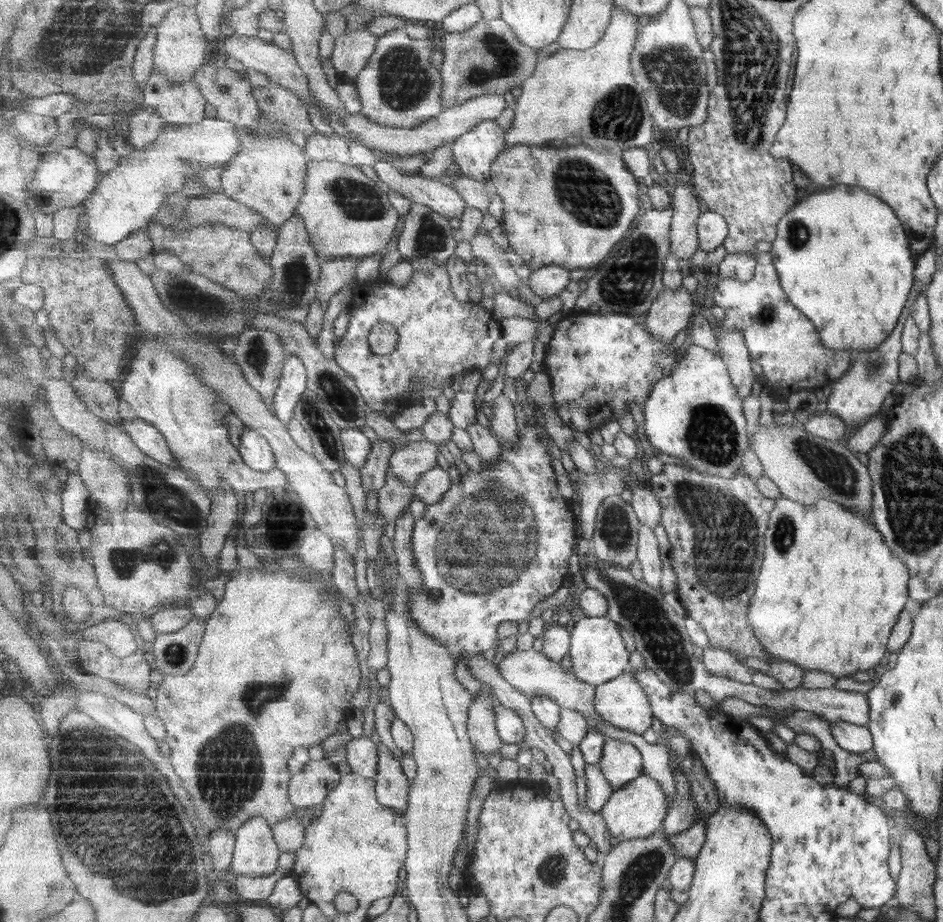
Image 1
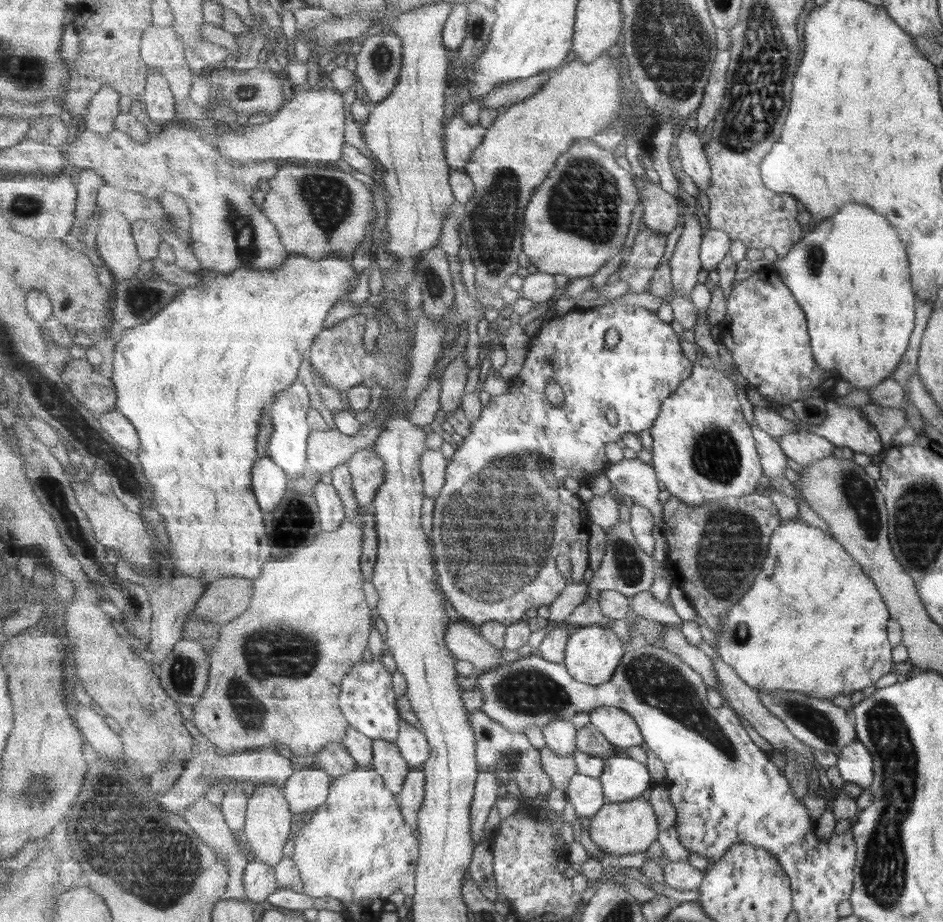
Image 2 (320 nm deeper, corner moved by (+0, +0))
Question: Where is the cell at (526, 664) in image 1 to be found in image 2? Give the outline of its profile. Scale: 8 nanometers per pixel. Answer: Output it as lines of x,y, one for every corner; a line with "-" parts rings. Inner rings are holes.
464,621
449,623
446,643
455,658
473,664
475,673
484,673
505,663
501,659
503,652
485,639
477,627

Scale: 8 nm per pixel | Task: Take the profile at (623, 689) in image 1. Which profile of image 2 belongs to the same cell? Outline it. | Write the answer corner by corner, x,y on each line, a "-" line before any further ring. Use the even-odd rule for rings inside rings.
601,706
589,714
591,722
611,741
618,752
644,741
637,721
626,710
613,706

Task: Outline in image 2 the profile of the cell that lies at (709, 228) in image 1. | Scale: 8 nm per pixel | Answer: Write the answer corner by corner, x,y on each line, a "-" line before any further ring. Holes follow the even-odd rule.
709,229
702,238
700,259
702,269
706,272
715,271
717,264
721,264
731,250
732,238
724,230

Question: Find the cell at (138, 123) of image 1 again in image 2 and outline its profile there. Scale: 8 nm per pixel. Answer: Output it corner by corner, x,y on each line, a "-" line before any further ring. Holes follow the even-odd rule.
148,71
147,94
143,100
146,113
155,124
169,128
177,121
176,96
171,92
167,79
159,71

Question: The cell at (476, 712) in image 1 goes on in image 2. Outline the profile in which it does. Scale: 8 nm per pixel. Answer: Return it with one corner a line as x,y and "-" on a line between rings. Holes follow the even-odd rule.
480,773
476,781
476,794
472,806
472,828
471,835
473,841
478,845
485,839
485,824
489,818
491,808
499,799
499,788
501,788
501,779
493,773

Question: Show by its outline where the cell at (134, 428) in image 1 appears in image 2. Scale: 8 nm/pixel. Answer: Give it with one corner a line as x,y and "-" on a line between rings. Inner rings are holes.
119,410
96,414
96,418
105,431
114,437
117,444
128,448
131,452
139,452
141,441
138,431

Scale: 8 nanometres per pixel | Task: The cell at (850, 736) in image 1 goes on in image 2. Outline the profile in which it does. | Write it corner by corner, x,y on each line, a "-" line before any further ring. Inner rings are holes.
857,739
845,745
836,755
836,768
843,781
856,784
862,790
872,782
872,755

